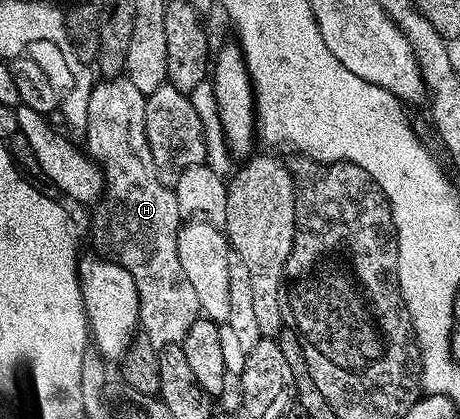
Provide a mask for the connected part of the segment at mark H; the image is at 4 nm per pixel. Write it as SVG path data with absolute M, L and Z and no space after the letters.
M122 75L115 78L103 79L95 83L92 87L92 94L89 97L88 123L85 130L87 136L86 152L94 159L100 169L103 171L103 196L99 198L94 206L95 214L91 217L91 241L95 244L94 252L98 256L117 263L129 271L129 275L133 275L133 283L137 283L137 295L139 296L139 323L141 326L142 336L147 337L157 347L165 345L178 345L185 339L185 335L189 331L189 327L193 327L193 323L201 315L199 308L199 300L197 299L197 291L193 291L193 286L189 284L189 278L185 275L185 270L181 267L181 259L177 256L177 239L179 238L179 226L181 224L181 214L179 212L179 204L177 203L177 195L174 188L162 185L157 175L157 167L153 163L153 151L149 151L149 139L145 135L145 107L147 99L144 93L137 91L137 87L133 87L133 83L129 83L127 76Z

